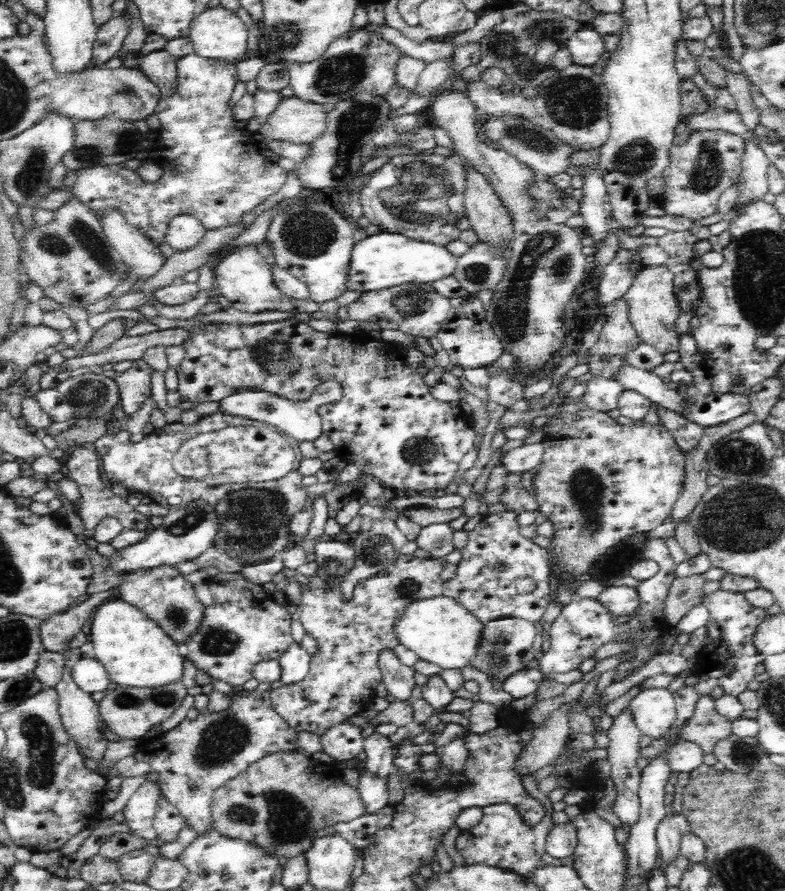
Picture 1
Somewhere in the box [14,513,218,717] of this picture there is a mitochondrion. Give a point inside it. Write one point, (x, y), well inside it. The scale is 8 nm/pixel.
(122, 700)

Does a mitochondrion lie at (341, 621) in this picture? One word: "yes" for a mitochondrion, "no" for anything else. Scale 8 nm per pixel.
no

